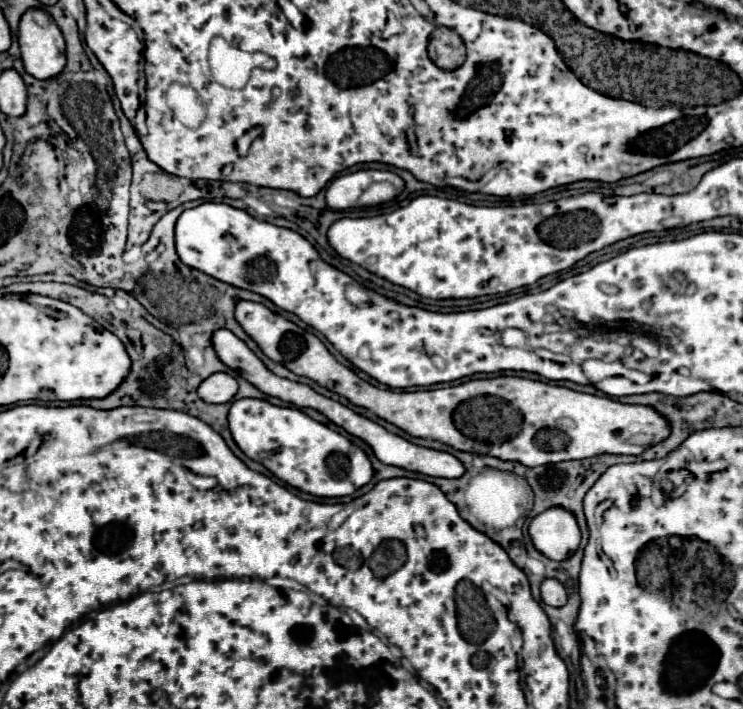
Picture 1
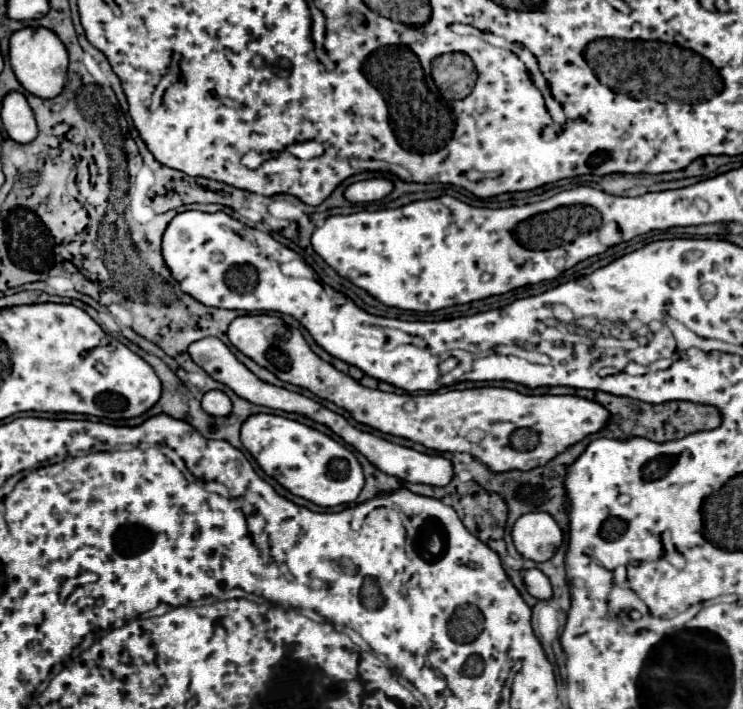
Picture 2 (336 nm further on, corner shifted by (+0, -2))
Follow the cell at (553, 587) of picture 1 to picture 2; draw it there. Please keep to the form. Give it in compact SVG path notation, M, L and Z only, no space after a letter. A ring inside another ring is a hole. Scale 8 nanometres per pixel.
M537 568L525 570L525 572L523 572L523 582L525 582L527 592L529 592L531 596L539 598L539 600L549 600L551 594L553 594L553 588L551 588L549 578L547 578L541 570L537 570Z

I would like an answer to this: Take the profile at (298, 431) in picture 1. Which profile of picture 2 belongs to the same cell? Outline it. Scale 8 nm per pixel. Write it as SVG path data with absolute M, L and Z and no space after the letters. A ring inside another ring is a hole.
M255 414L241 426L241 442L267 476L275 478L291 494L317 506L349 504L363 488L363 470L353 452L301 422L275 414Z

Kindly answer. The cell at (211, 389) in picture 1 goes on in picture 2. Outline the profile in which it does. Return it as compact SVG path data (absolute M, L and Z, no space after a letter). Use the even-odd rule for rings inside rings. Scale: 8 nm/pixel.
M211 390L203 396L203 410L211 416L229 416L231 414L231 400L225 392Z

